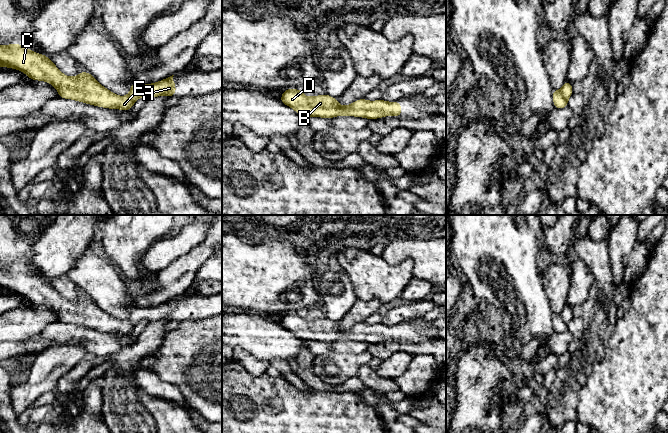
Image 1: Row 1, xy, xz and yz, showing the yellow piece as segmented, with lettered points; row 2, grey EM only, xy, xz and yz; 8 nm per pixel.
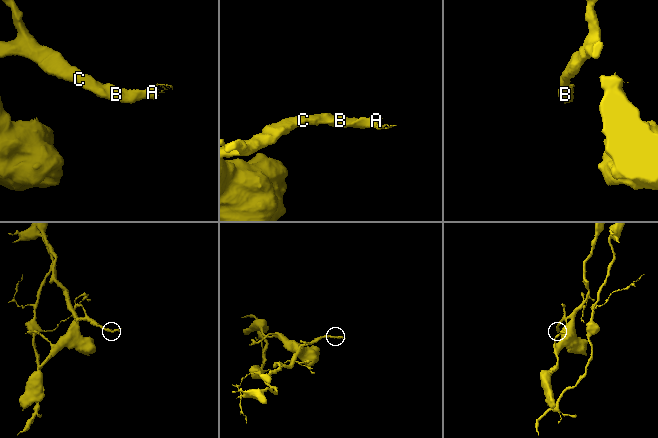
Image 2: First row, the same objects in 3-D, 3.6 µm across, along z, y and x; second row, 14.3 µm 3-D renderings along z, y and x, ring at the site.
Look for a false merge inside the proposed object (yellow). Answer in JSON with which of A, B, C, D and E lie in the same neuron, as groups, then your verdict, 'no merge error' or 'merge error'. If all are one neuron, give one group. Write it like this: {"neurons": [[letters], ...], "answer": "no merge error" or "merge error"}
{"neurons": [["A", "B", "C", "D", "E"]], "answer": "no merge error"}

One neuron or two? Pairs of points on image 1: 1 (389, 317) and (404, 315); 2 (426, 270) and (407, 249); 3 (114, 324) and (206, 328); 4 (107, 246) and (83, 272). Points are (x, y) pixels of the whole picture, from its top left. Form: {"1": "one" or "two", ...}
{"1": "one", "2": "one", "3": "two", "4": "two"}

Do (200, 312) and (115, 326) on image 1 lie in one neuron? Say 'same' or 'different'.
same

